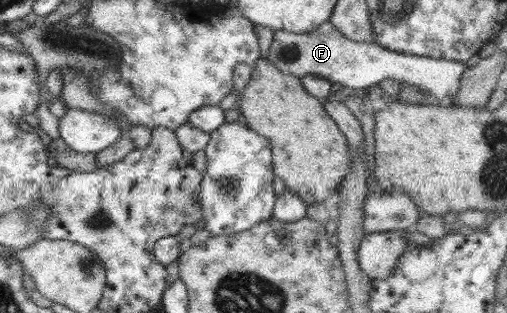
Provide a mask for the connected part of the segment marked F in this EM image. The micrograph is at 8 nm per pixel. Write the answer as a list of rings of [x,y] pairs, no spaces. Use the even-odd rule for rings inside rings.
[[[329,21],[311,33],[275,31],[266,58],[283,74],[299,78],[306,74],[314,74],[347,88],[367,90],[369,86],[378,85],[385,78],[400,80],[411,86],[418,86],[423,95],[430,94],[435,98],[434,103],[450,106],[459,90],[462,74],[467,70],[465,62],[401,54],[386,50],[377,43],[355,42],[340,34]]]

